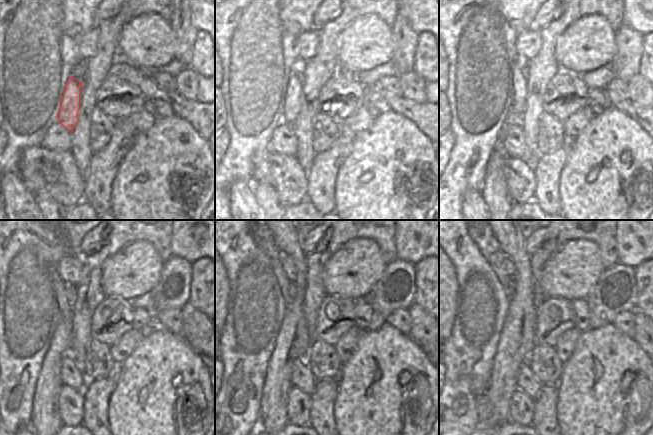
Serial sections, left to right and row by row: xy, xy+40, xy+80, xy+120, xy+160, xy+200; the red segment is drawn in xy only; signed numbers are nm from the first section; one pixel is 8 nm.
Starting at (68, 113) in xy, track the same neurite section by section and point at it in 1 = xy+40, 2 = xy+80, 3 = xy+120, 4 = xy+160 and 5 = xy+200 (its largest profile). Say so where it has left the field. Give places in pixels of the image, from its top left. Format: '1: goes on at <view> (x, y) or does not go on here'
1: goes on at xy+40 (292, 105)
2: goes on at xy+80 (515, 113)
3: goes on at xy+120 (65, 292)
4: goes on at xy+160 (265, 240)
5: goes on at xy+200 (485, 240)

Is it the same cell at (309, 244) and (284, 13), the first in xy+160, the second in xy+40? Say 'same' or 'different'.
different

